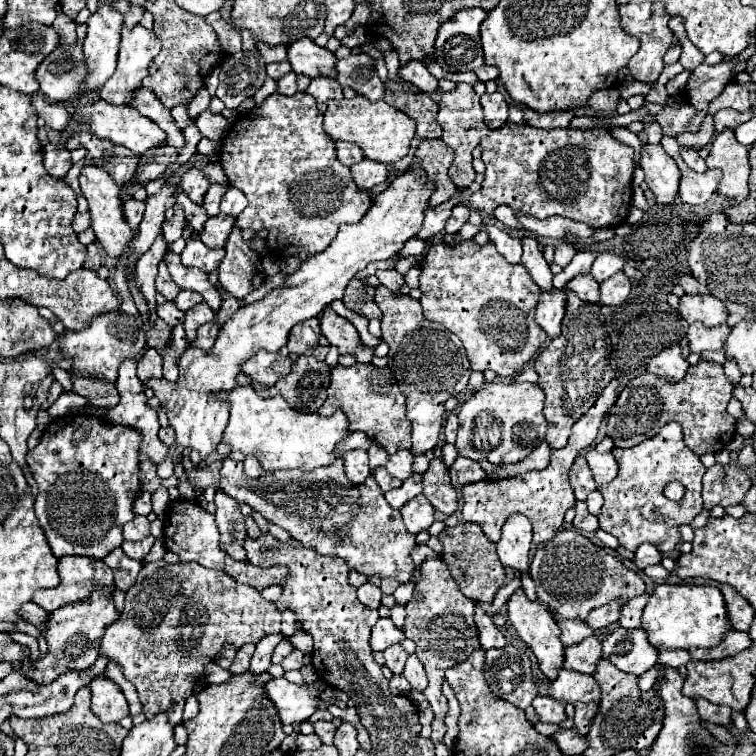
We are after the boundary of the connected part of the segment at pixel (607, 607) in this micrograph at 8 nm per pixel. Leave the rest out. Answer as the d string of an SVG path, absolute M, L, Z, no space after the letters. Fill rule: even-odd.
M610 602L610 604L604 604L604 606L598 606L590 612L590 616L586 618L586 622L590 622L590 626L594 630L600 630L612 622L618 622L618 614L622 610L622 602Z

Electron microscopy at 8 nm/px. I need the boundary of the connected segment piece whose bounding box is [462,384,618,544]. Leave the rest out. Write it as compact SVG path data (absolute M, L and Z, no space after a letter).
M608 384L604 392L600 394L600 398L596 400L596 404L574 424L568 444L560 450L552 450L552 460L544 470L532 470L522 476L514 476L506 480L482 480L482 482L464 486L462 488L462 500L464 500L462 502L462 522L476 522L484 526L486 536L496 542L500 538L500 528L504 520L510 514L520 512L534 526L534 544L542 544L550 540L564 524L566 510L576 504L576 498L570 486L570 466L574 464L574 458L578 454L582 454L586 448L594 444L598 426L604 420L604 414L614 406L616 398L618 398L618 384Z

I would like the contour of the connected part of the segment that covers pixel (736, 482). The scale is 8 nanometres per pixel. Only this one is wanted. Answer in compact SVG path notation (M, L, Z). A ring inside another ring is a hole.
M714 464L712 468L706 470L704 474L704 508L710 510L712 506L732 506L732 504L742 504L744 494L752 486L750 478L736 466L720 466Z

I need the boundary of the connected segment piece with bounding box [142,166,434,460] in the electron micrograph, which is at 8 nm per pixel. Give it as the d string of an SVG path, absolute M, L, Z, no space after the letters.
M414 166L414 170L406 172L402 178L396 178L376 196L376 202L358 224L340 226L340 232L332 244L304 262L284 286L272 290L266 298L254 304L238 308L238 312L222 326L212 352L206 354L200 348L188 348L178 358L180 376L176 382L166 378L150 378L142 382L160 398L168 414L168 422L176 432L176 444L200 452L202 460L216 452L228 422L228 404L220 402L212 394L232 390L236 386L236 376L240 374L240 364L258 350L264 348L268 352L278 352L286 346L290 328L318 316L332 300L340 300L344 296L344 288L358 270L366 268L372 260L386 260L398 254L404 242L420 232L432 190L434 184L418 166Z

